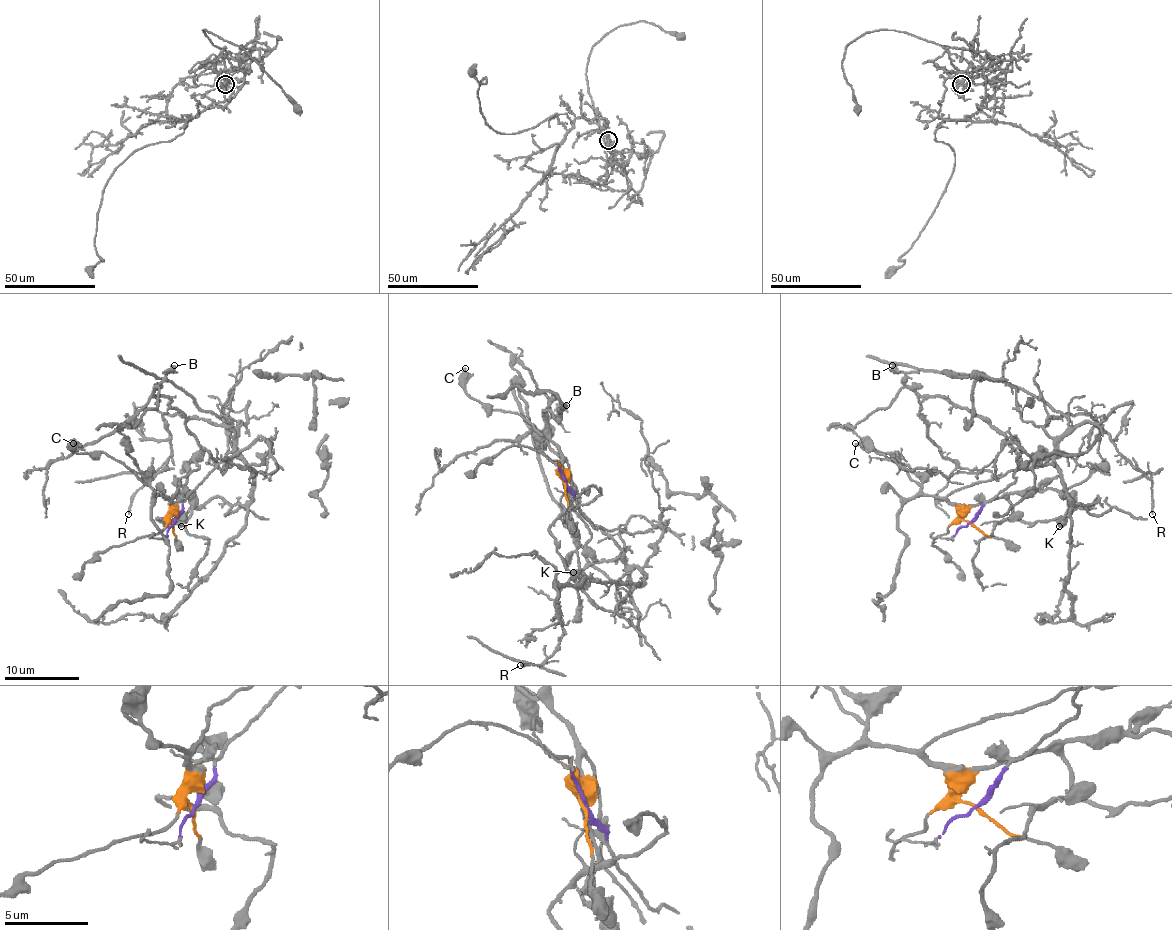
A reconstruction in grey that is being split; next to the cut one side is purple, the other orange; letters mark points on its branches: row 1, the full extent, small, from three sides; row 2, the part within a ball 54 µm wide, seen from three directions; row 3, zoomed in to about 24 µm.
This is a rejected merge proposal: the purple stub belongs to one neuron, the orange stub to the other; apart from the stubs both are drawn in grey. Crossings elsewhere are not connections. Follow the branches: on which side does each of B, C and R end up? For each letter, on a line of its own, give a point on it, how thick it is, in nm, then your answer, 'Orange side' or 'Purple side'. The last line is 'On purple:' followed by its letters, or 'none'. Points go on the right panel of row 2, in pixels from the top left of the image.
B: Place: (892, 365). Thickness 500 nm. Purple side
C: Place: (855, 443). Thickness 320 nm. Orange side
R: Place: (1152, 514). Thickness 180 nm. Purple side
On purple: B, R

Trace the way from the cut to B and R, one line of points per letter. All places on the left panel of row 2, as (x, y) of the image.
B: (173, 522), (186, 498), (216, 464), (186, 427), (184, 416), (165, 397), (152, 395), (152, 389), (175, 365)
R: (173, 522), (214, 462), (231, 464), (229, 429), (164, 414), (169, 461), (135, 492), (128, 513)

